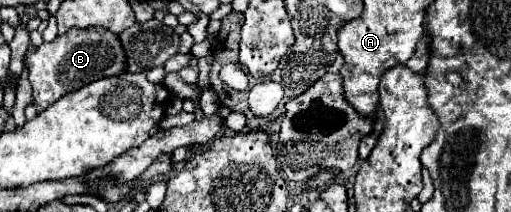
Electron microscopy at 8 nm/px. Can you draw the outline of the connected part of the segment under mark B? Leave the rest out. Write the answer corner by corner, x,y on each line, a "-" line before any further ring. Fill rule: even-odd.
102,27
88,29
70,29
64,35
56,37
50,43
42,43
34,53
26,55
28,63
28,79
34,89
34,103
40,109
46,109
50,103
60,99
62,95
76,91
96,79
120,75
126,71
126,53
118,39
118,35
104,31

